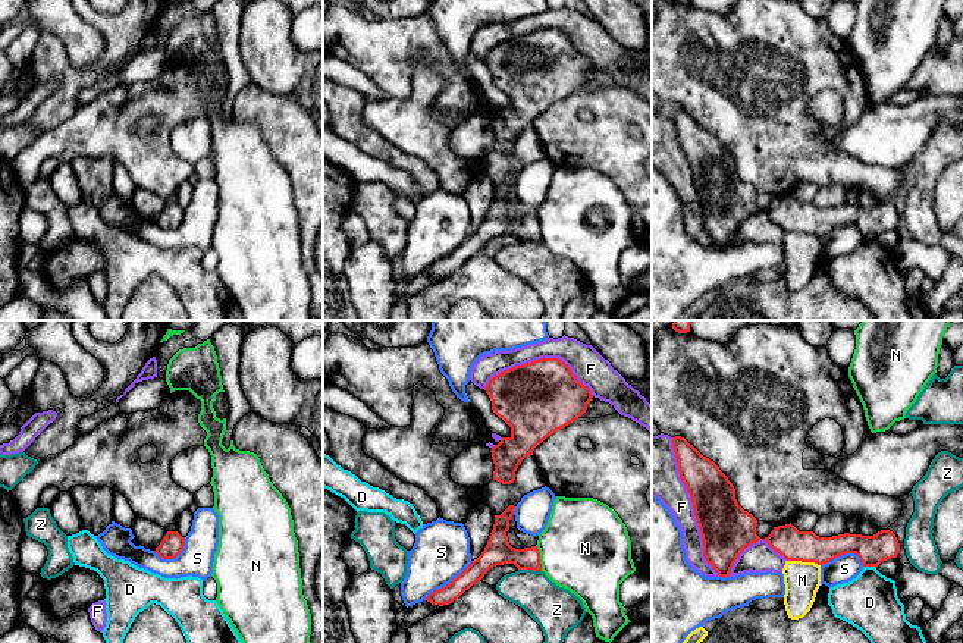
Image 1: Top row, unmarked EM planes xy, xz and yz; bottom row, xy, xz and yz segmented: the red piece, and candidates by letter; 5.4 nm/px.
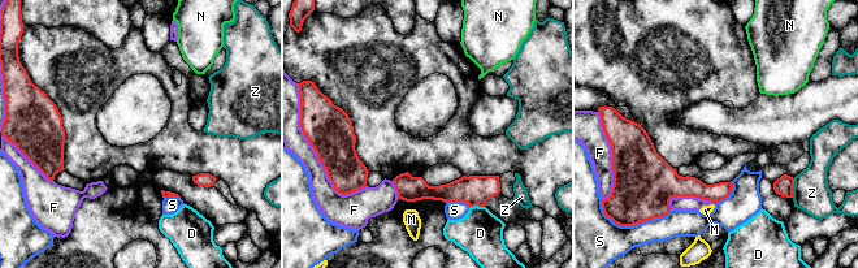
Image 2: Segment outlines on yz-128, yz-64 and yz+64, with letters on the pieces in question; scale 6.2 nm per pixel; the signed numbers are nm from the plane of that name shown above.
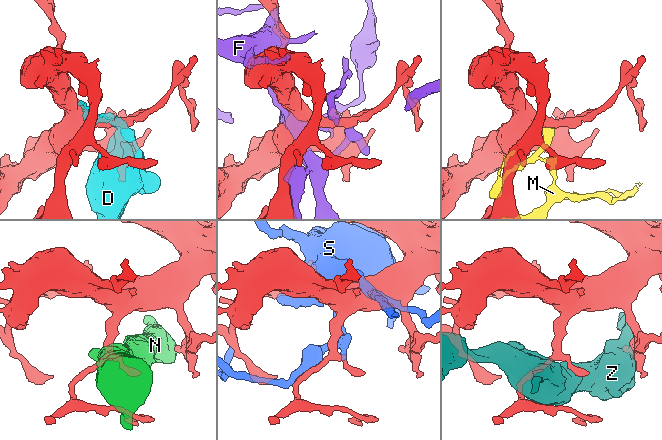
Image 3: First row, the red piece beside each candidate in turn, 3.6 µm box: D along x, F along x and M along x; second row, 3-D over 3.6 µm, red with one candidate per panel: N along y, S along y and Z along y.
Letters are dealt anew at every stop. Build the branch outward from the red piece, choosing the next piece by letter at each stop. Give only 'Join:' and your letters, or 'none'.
Join: none

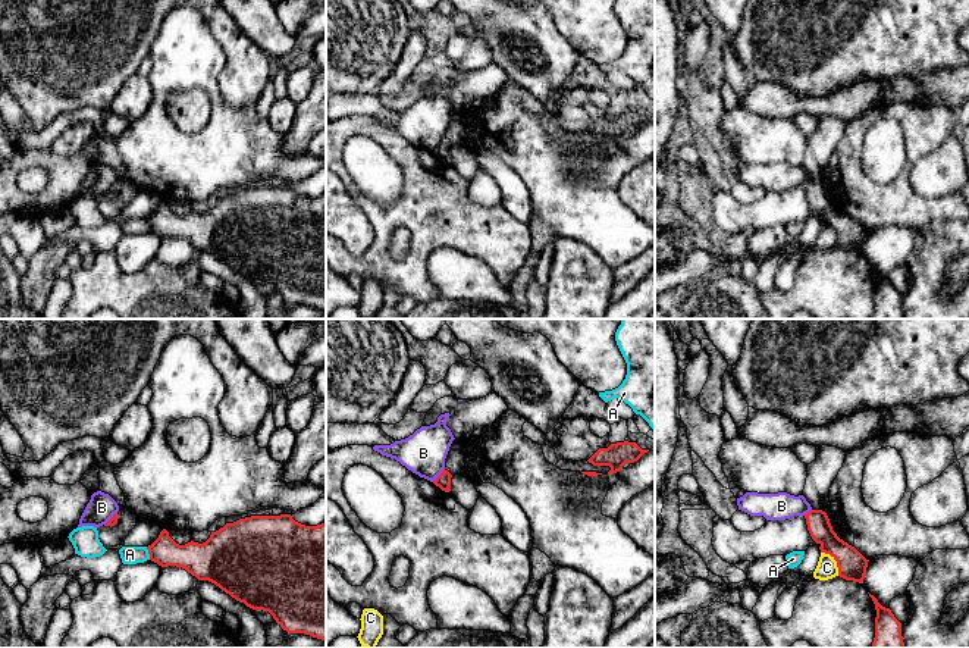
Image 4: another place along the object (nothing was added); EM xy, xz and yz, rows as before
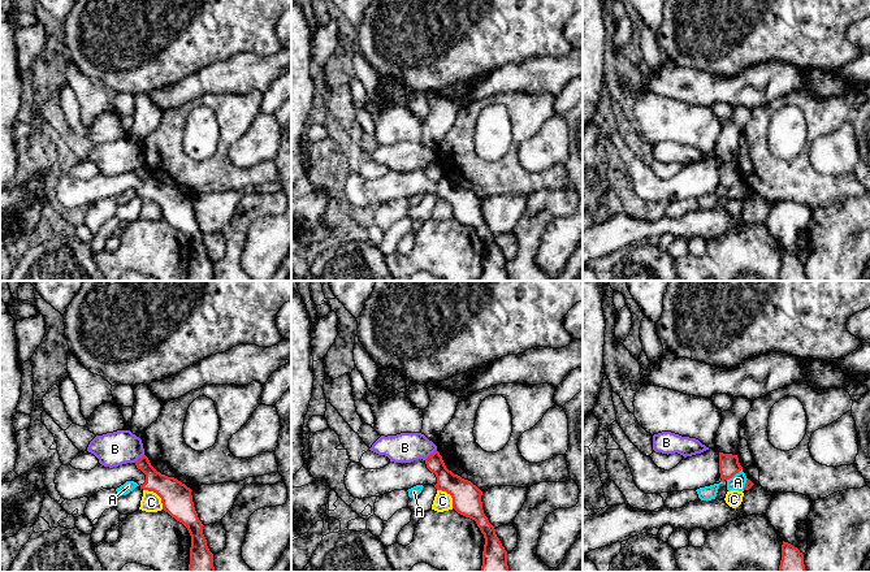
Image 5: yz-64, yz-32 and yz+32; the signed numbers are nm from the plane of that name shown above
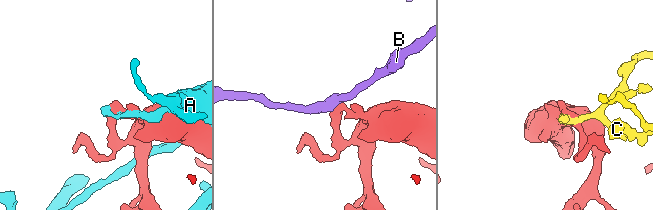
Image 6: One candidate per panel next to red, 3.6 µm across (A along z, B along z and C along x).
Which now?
Join: C

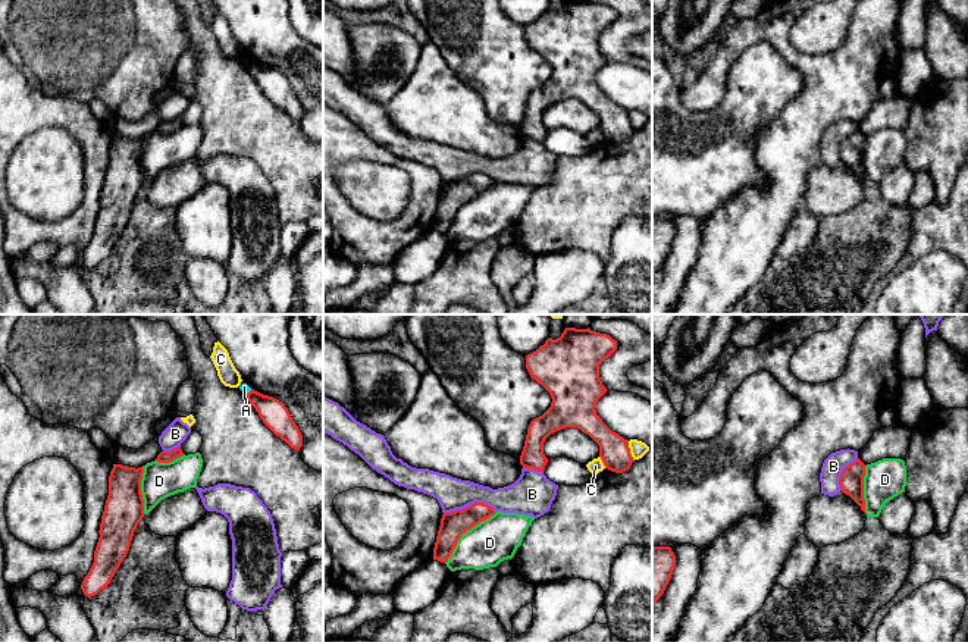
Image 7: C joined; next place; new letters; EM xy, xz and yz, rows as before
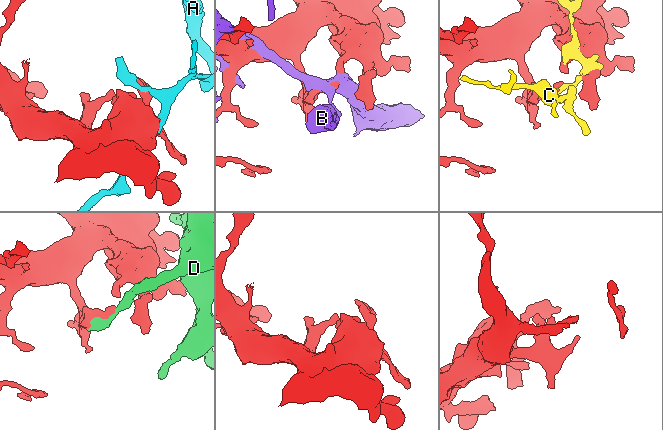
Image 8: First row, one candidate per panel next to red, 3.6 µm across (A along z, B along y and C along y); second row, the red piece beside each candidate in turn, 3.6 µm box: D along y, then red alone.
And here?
Join: none

